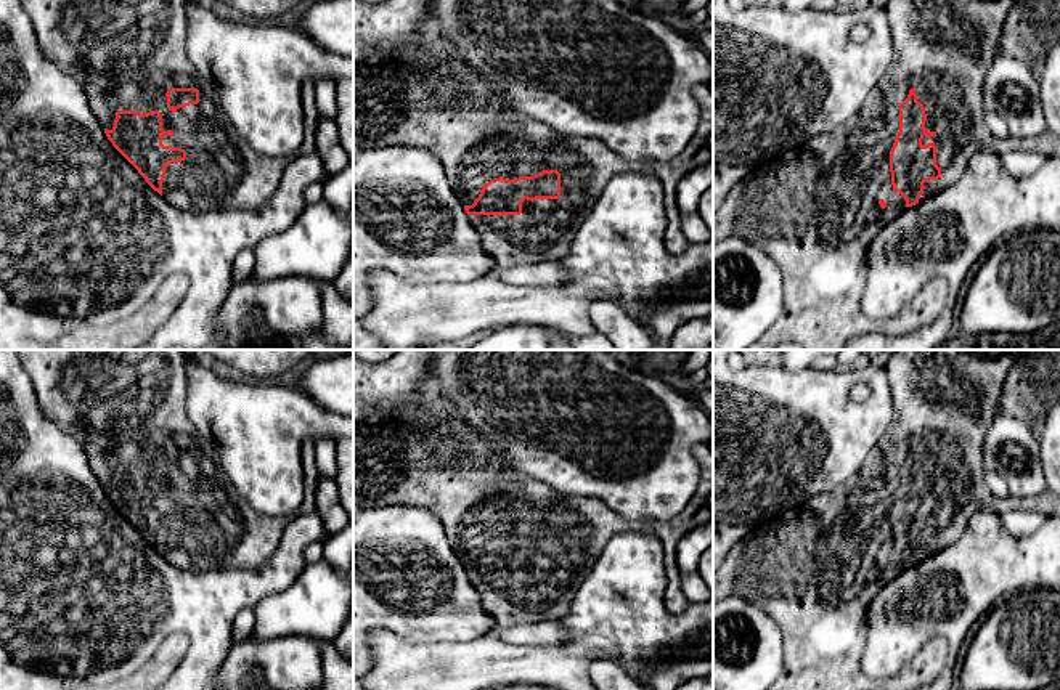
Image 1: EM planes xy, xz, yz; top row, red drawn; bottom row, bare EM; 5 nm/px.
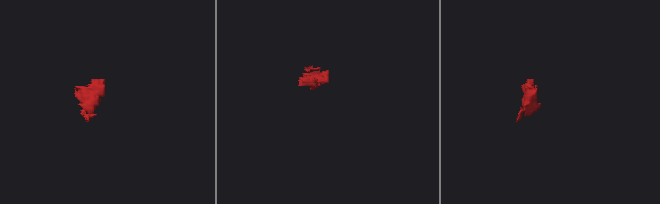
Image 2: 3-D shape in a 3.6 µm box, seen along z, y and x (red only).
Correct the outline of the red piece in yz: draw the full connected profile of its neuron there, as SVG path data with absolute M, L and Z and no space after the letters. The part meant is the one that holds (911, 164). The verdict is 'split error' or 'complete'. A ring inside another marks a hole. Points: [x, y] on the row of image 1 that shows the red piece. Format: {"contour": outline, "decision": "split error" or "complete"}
{"contour": "M888 0L885 11L893 40L893 63L859 112L845 125L785 151L771 164L739 181L713 213L713 244L740 237L769 255L784 278L784 306L776 323L748 350L777 350L785 342L801 350L845 350L856 335L883 332L904 335L936 321L948 302L948 282L936 276L893 319L862 315L861 295L867 254L874 237L903 210L951 186L981 149L1002 156L1029 149L1060 157L1060 138L1046 132L1033 140L996 138L983 114L983 83L997 53L1004 21L1017 0Z", "decision": "split error"}

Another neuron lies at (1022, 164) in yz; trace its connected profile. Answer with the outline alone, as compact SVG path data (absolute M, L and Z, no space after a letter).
M1029 149L1007 152L1001 156L1002 167L1015 180L1023 180L1036 173L1046 162L1046 156Z

